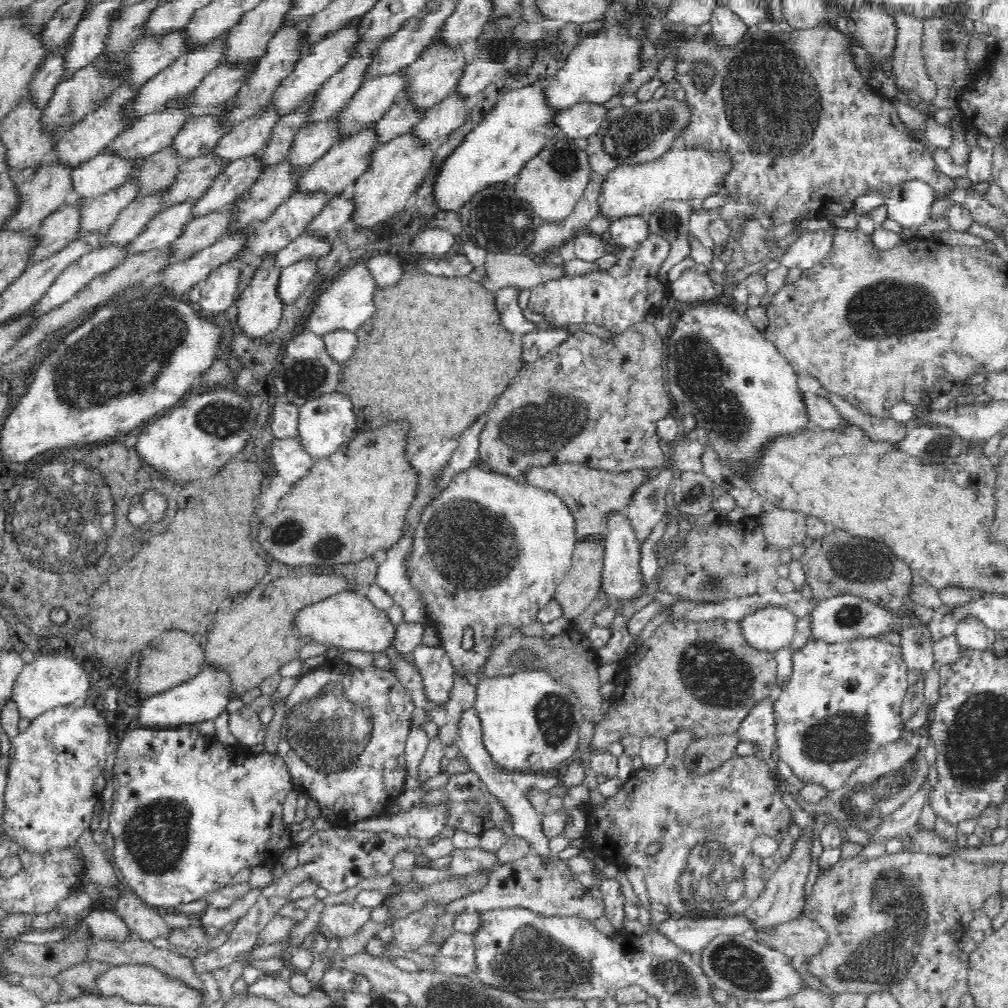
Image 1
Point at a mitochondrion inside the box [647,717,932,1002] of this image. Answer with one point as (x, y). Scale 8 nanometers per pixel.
(711, 884)

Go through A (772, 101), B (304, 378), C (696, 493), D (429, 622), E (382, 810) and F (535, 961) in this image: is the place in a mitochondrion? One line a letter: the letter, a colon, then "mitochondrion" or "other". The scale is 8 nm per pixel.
A: mitochondrion
B: mitochondrion
C: mitochondrion
D: other
E: other
F: mitochondrion

